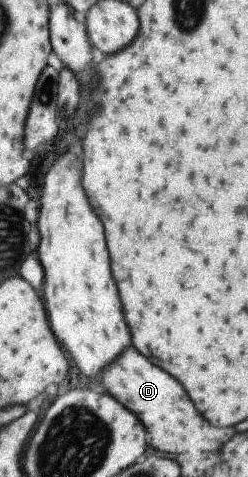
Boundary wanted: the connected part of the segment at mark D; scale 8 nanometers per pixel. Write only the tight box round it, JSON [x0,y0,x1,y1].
[99,346,232,454]

